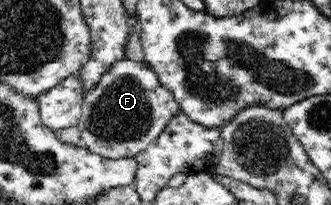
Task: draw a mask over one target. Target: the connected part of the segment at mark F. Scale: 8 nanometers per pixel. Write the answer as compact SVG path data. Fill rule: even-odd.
M126 57L113 63L101 81L84 95L77 127L83 147L91 153L105 159L134 158L163 133L173 115L181 112L174 95L161 85L148 64Z

